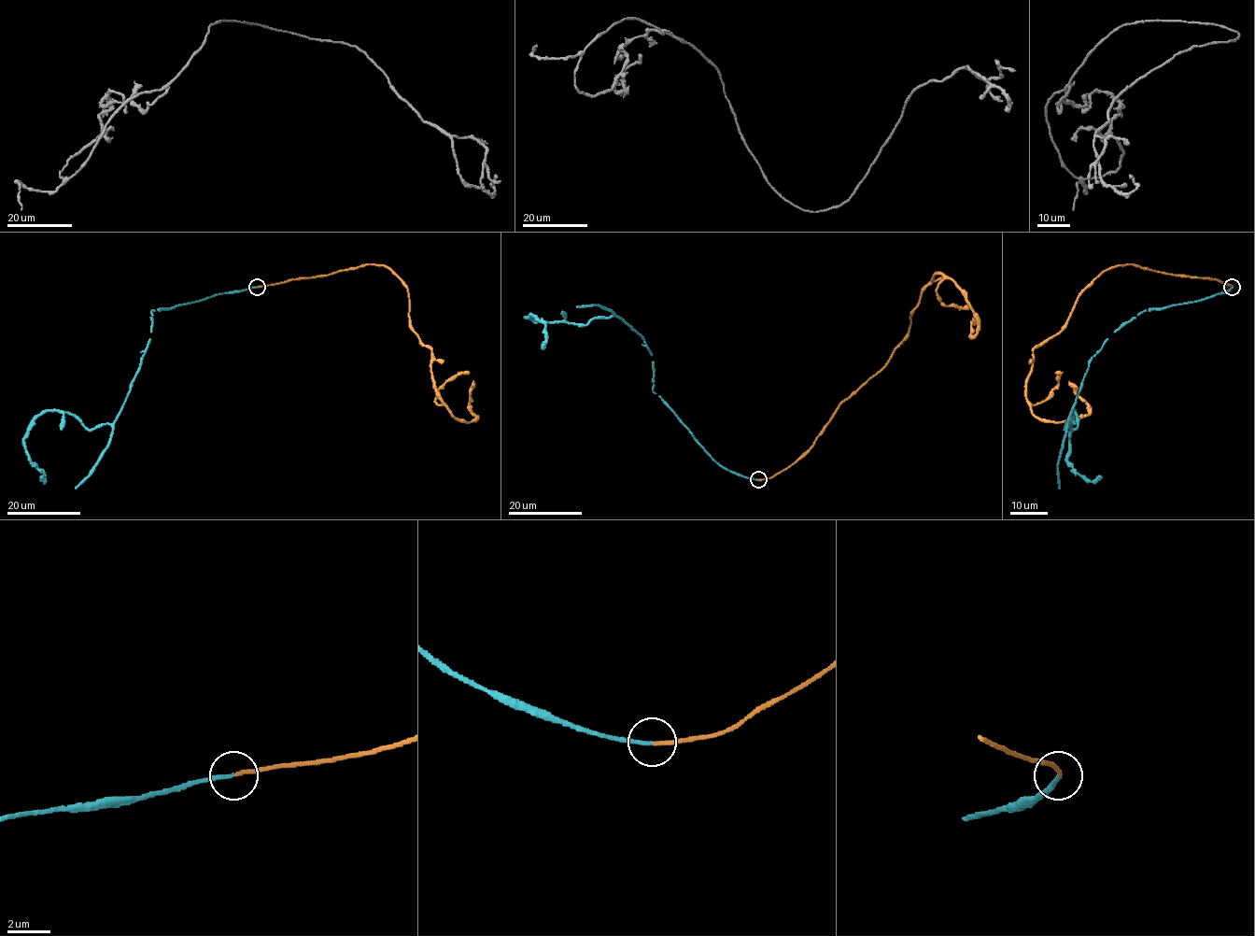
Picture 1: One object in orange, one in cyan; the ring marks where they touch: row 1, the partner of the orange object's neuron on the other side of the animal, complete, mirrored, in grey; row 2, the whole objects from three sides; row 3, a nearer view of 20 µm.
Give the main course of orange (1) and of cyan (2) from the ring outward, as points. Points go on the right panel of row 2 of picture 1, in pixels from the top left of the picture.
1: (1232, 287), (1129, 263), (1103, 271), (1064, 327), (1033, 349), (1031, 412), (1050, 422), (1088, 414), (1069, 381)
2: (1232, 287), (1145, 310), (1092, 357), (1068, 424), (1078, 426), (1075, 411), (1067, 462), (1091, 481), (1102, 477)

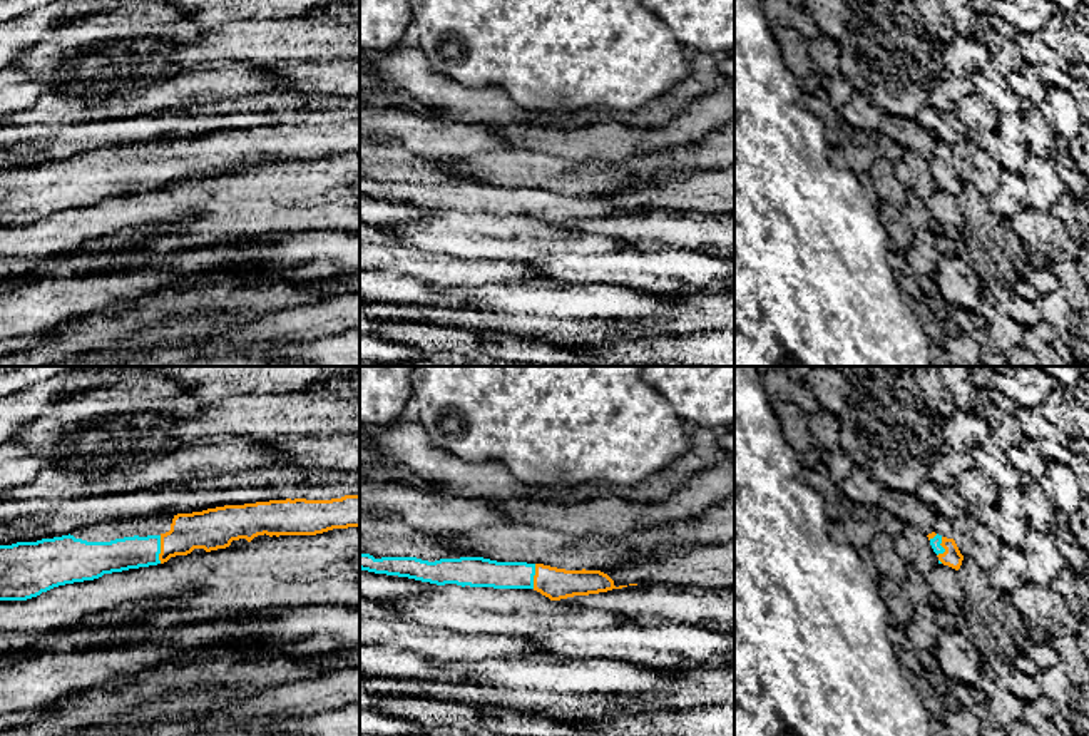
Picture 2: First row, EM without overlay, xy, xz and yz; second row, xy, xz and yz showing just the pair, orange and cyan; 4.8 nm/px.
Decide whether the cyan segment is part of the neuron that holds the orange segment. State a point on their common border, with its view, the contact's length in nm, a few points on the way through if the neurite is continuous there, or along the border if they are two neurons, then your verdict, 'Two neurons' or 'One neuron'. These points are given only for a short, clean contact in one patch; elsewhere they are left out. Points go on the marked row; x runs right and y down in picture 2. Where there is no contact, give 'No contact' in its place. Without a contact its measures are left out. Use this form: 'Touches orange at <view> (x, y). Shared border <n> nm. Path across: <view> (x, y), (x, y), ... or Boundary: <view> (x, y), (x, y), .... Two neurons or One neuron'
Touches orange at xy (161, 549). Shared border 140 nm. Path across: xy (208, 529), (189, 531), (161, 549), (131, 552). One neuron

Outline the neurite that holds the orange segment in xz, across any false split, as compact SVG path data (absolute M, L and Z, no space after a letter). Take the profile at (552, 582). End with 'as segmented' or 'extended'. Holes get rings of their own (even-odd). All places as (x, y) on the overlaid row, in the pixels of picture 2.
M360 554L360 569L408 577L437 585L457 584L493 589L534 589L550 601L622 589L601 570L565 570L544 564L497 562L483 557L440 559L381 557Z; extended

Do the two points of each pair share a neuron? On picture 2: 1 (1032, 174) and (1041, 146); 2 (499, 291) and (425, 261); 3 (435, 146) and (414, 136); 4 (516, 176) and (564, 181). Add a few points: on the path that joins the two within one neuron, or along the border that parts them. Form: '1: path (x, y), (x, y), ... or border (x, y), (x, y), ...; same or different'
1: border (1029, 151), (1053, 158); different
2: border (487, 283), (455, 288); different
3: path (430, 141), (425, 136), (419, 136); same
4: path (527, 176), (552, 176); same

